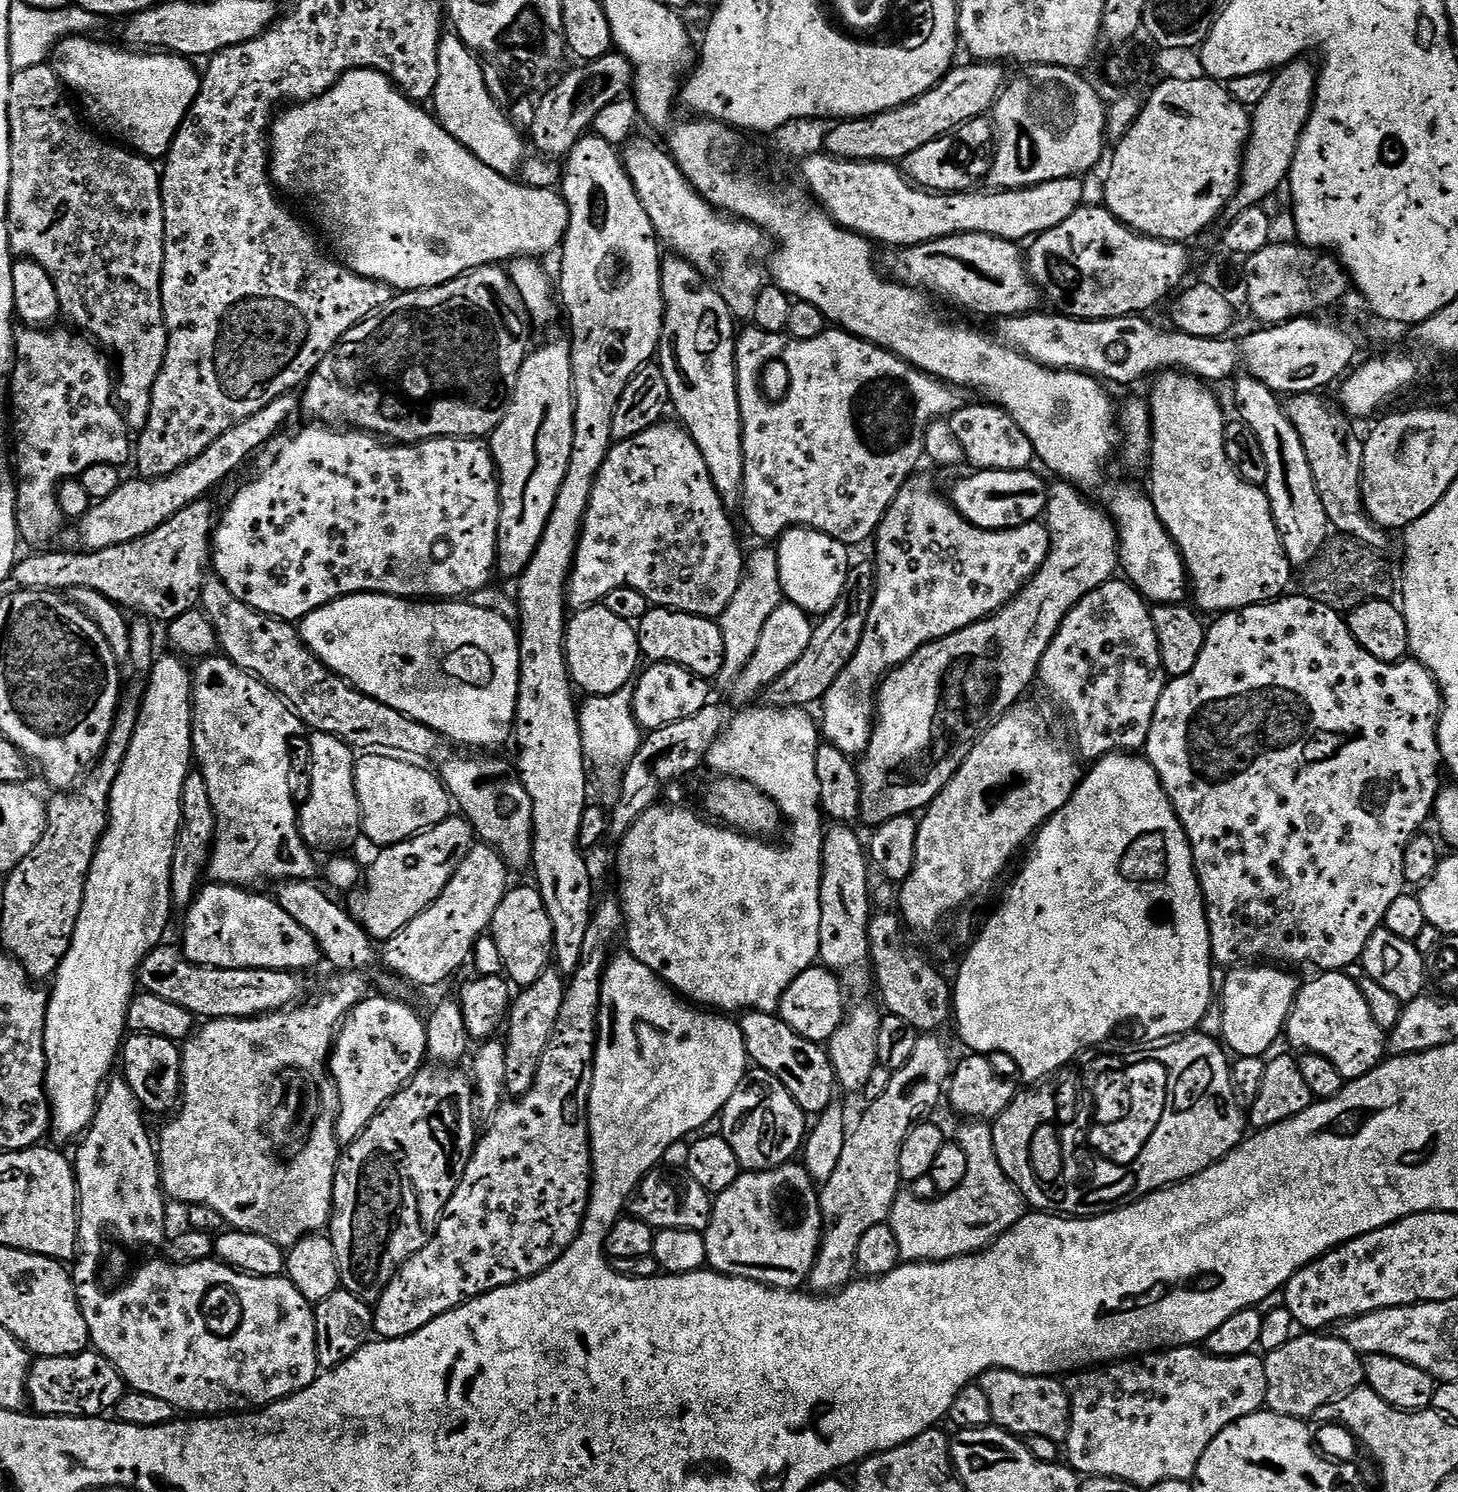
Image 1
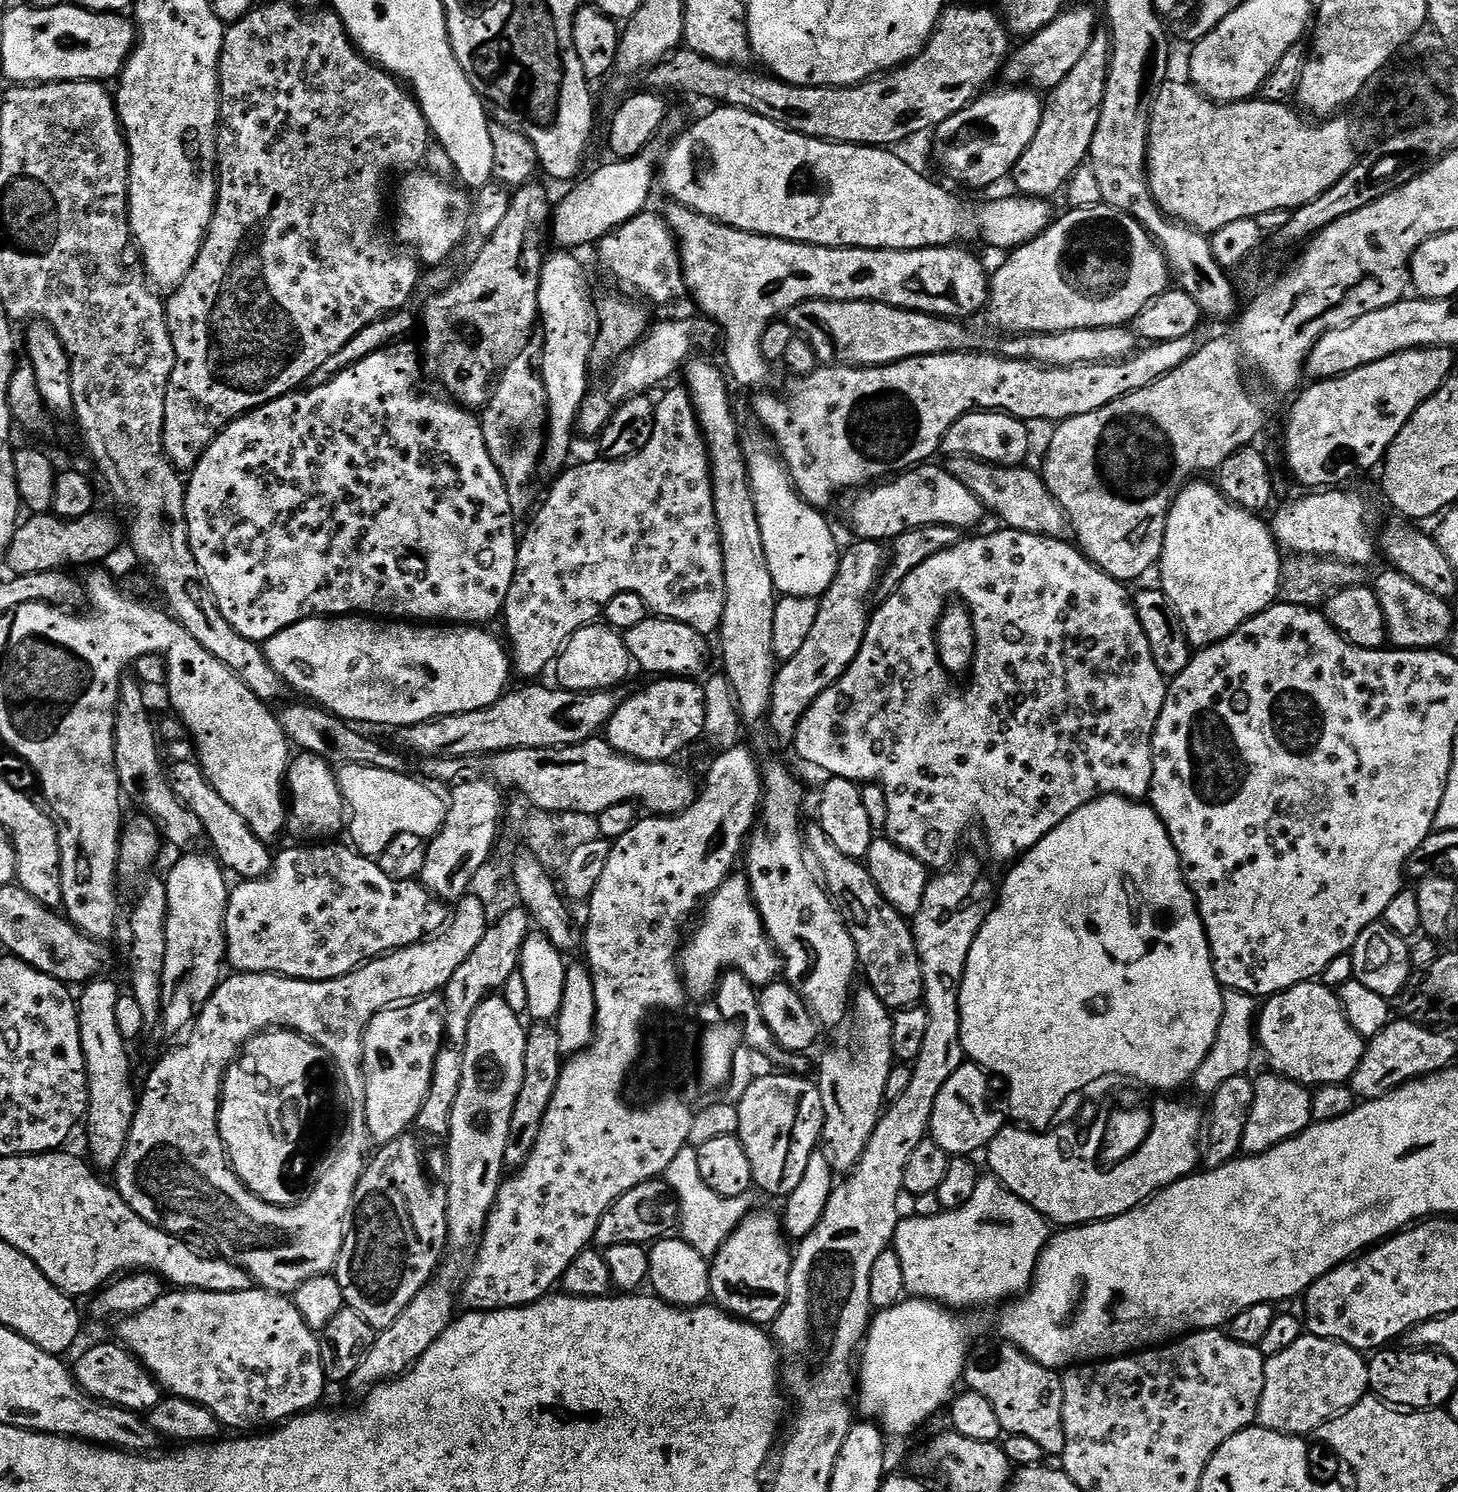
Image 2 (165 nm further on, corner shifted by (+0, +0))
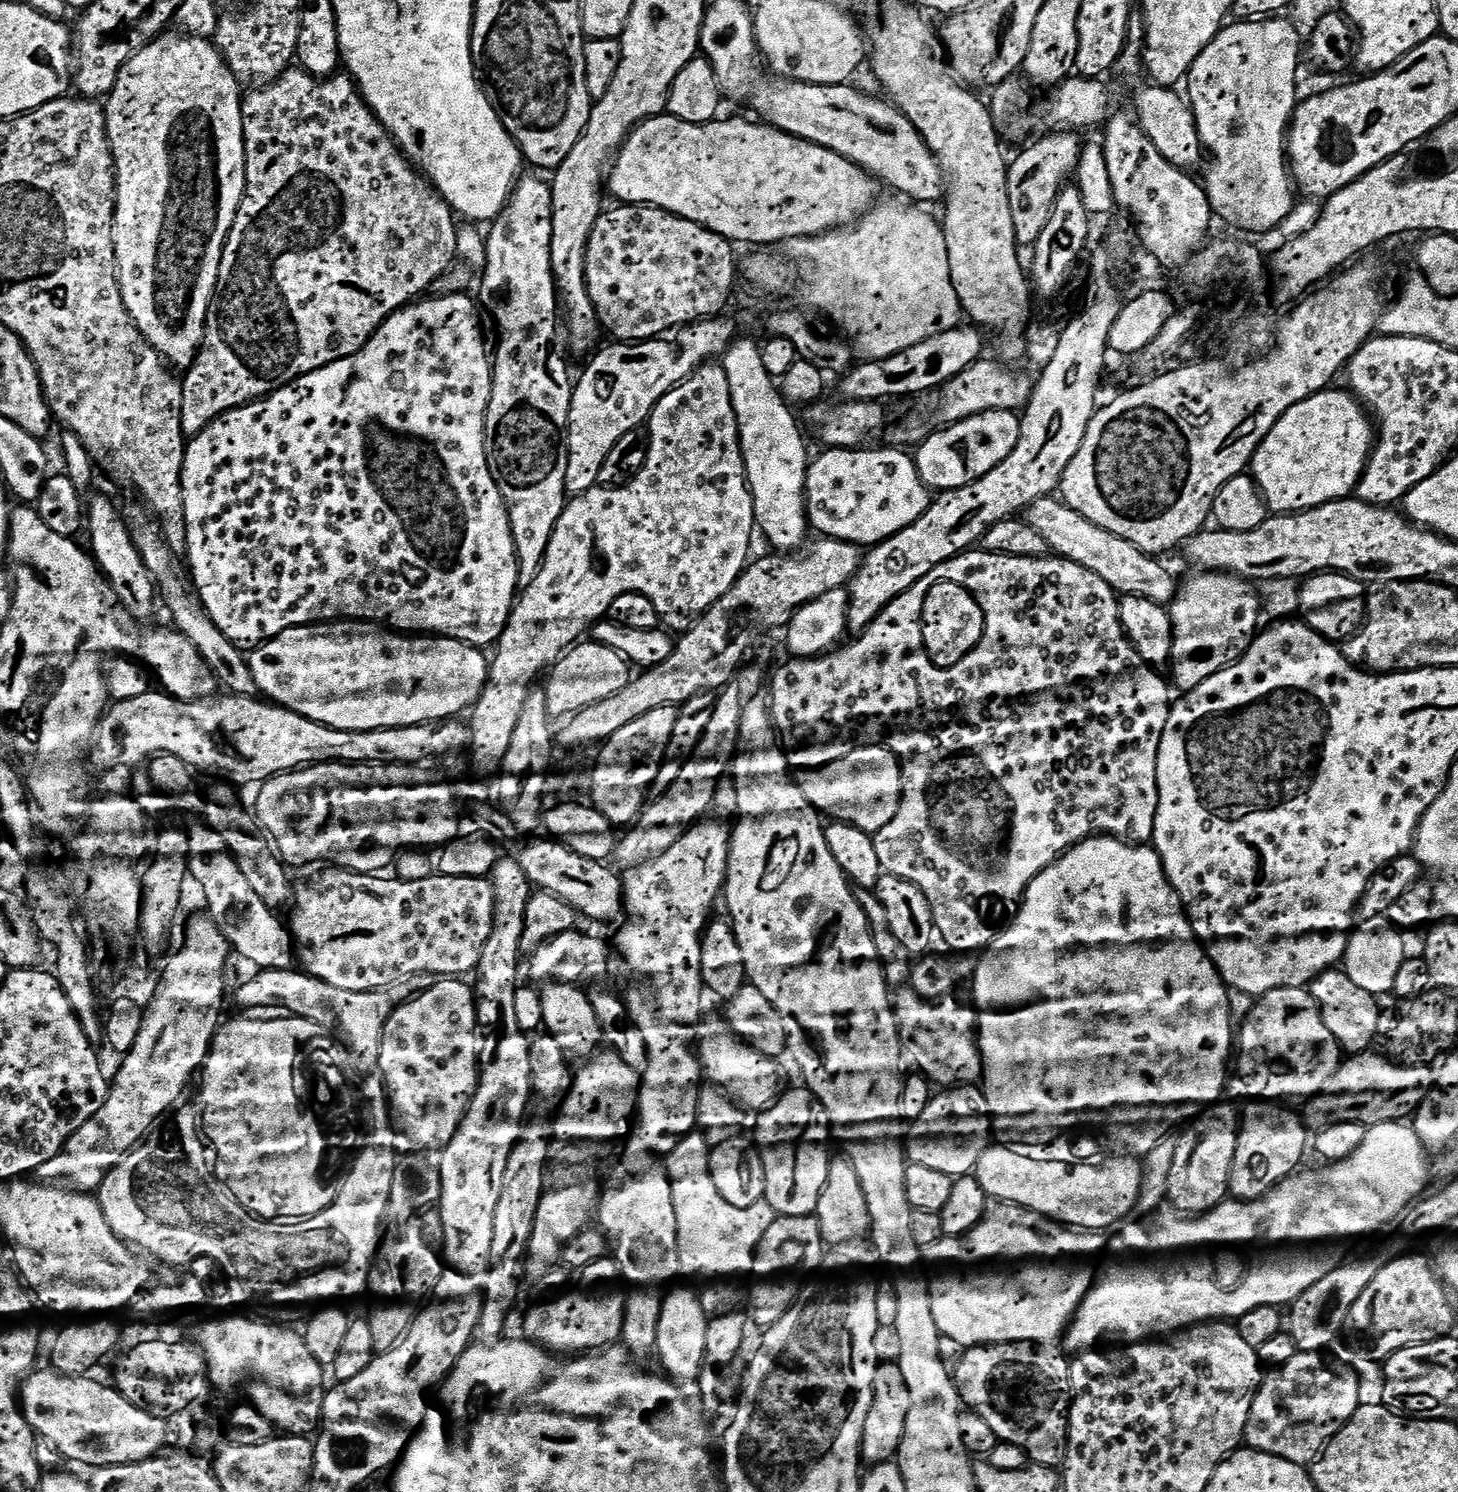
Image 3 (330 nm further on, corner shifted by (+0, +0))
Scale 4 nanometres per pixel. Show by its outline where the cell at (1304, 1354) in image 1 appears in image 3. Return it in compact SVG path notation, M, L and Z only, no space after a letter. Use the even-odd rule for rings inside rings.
M1297 1351L1290 1362L1273 1367L1272 1372L1260 1381L1260 1389L1250 1406L1250 1418L1246 1422L1244 1438L1247 1447L1258 1452L1274 1454L1295 1464L1311 1465L1312 1461L1324 1451L1325 1444L1339 1434L1342 1426L1360 1409L1360 1380L1348 1364L1340 1360L1327 1360L1327 1355L1319 1352Z

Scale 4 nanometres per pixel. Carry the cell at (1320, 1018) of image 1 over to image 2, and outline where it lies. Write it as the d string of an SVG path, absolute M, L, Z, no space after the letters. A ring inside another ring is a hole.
M1324 982L1296 984L1285 992L1267 997L1258 1012L1258 1044L1272 1059L1271 1067L1279 1070L1287 1080L1296 1080L1305 1086L1348 1084L1354 1070L1358 1070L1358 1062L1362 1062L1366 1040L1354 1030L1354 1026L1350 1026L1339 995L1320 983Z

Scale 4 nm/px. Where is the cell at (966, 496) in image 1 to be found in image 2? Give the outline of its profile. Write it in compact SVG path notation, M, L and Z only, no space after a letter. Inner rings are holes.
M928 462L909 471L899 473L887 482L868 486L859 493L852 504L852 528L861 540L895 541L897 536L909 532L911 528L921 528L931 524L945 524L961 530L972 528L986 516L984 503L962 482L958 482L947 467L935 468Z

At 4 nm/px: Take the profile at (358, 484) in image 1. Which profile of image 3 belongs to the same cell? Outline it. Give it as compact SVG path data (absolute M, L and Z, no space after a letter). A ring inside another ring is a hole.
M436 294L431 298L433 300L428 300L429 298L417 299L389 316L381 324L380 329L366 341L363 348L359 348L352 356L342 358L338 362L330 362L310 374L300 376L294 382L287 384L286 387L279 388L277 392L271 392L263 400L254 400L251 404L244 404L240 408L222 414L213 424L206 426L206 430L202 430L187 441L184 449L184 465L182 466L182 502L186 510L186 538L188 539L186 568L190 573L190 580L195 587L196 595L204 603L204 608L210 614L214 626L218 626L218 630L222 630L222 634L226 634L226 638L230 638L234 643L241 646L259 646L291 628L304 628L308 624L323 624L338 620L367 620L405 634L449 636L451 640L461 640L462 643L471 644L472 647L481 650L487 649L487 644L488 647L495 645L496 641L500 639L502 630L512 613L512 606L516 603L520 571L516 561L508 511L504 505L502 494L494 482L486 458L486 442L484 441L486 418L484 415L490 406L494 352L490 347L490 340L484 337L485 317L482 315L481 305L473 297L473 301L468 297L468 294Z

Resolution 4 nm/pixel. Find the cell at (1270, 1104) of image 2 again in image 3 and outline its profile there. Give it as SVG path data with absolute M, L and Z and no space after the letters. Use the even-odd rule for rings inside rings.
M1263 1098L1257 1099L1255 1102L1252 1102L1252 1105L1247 1109L1243 1109L1241 1118L1240 1118L1240 1133L1238 1134L1238 1150L1234 1150L1234 1166L1230 1170L1230 1182L1228 1183L1229 1193L1235 1199L1238 1200L1256 1200L1259 1196L1264 1196L1265 1193L1269 1192L1273 1186L1276 1184L1281 1184L1285 1178L1293 1175L1301 1167L1300 1163L1304 1160L1304 1155L1307 1152L1310 1152L1310 1132L1308 1136L1308 1128L1304 1125L1304 1120L1295 1112L1292 1108L1287 1108L1287 1103L1284 1102L1273 1102L1271 1100L1265 1100Z

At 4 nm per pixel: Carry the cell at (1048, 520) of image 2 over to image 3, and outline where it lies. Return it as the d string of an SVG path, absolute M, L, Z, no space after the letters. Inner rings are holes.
M1055 495L1043 496L1026 509L1026 519L1030 526L1038 530L1049 549L1057 557L1074 562L1102 578L1120 596L1141 596L1150 598L1150 602L1168 606L1176 599L1178 580L1167 572L1159 563L1157 557L1138 550L1126 538L1118 538L1118 534L1110 534L1110 530L1102 530L1090 518L1078 514L1065 504L1063 499Z

